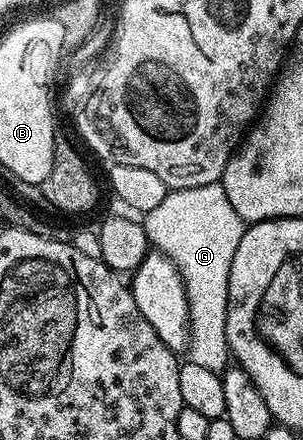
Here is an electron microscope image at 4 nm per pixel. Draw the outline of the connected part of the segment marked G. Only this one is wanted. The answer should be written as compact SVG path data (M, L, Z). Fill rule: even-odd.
M216 184L171 190L165 196L165 200L157 204L157 208L142 215L141 221L147 233L148 243L179 269L179 275L183 277L187 289L191 335L187 341L186 357L200 368L209 368L209 372L222 375L231 358L231 349L225 336L225 316L229 308L229 268L233 268L233 256L237 253L237 244L241 244L241 236L245 229L243 218L237 216L237 212L233 212L229 196L225 196L222 185Z

